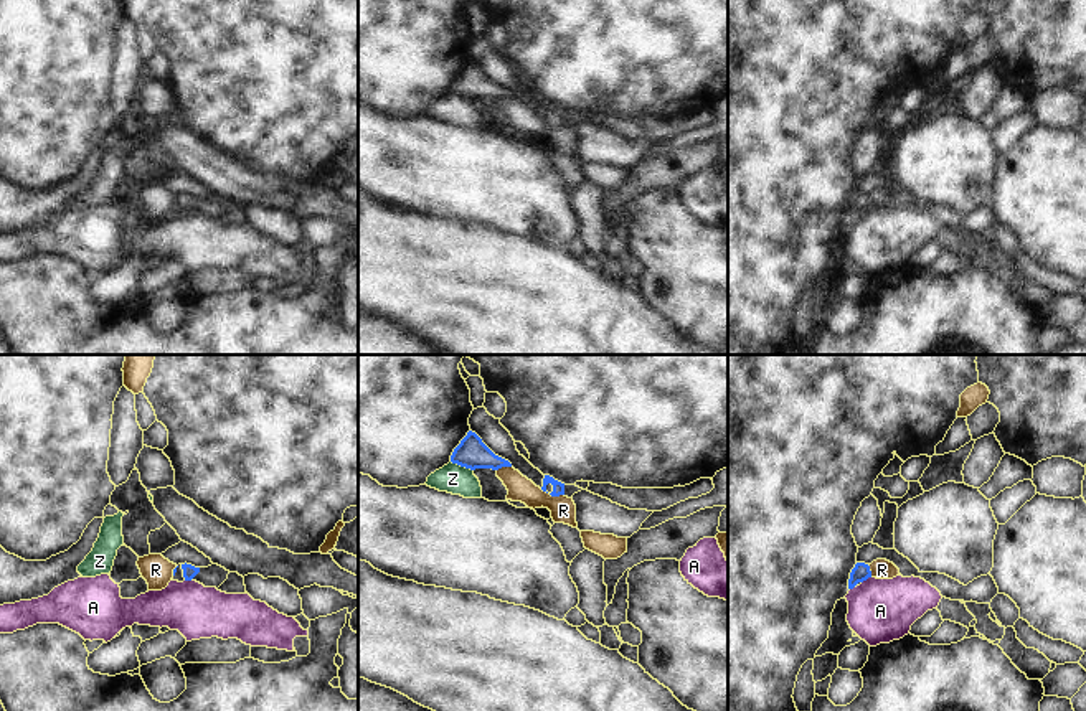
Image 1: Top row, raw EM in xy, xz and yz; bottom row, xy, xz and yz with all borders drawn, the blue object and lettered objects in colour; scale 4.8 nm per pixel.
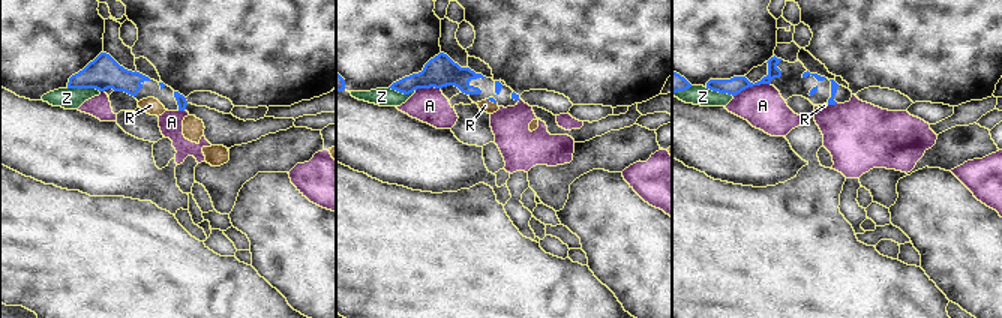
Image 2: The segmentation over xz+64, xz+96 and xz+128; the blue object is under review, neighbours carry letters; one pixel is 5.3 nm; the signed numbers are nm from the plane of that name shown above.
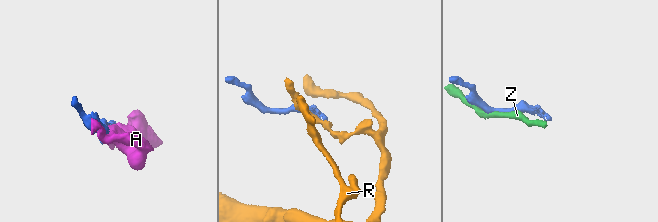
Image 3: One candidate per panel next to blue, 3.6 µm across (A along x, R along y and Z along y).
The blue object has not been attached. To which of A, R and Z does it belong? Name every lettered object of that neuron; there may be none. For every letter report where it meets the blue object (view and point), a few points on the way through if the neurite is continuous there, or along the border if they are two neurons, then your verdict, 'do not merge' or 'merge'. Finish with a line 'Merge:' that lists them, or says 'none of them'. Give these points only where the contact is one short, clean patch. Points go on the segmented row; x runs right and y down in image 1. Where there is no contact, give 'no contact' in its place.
A: yz (865, 579) | do not merge
R: xz (552, 495) | do not merge
Z: xz (462, 466) | do not merge
Merge: none of them

